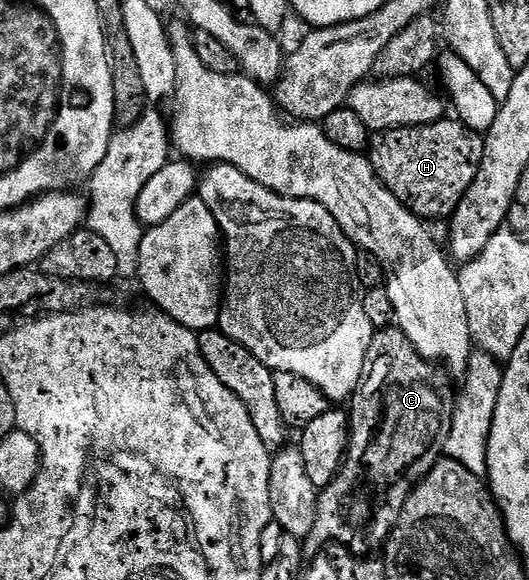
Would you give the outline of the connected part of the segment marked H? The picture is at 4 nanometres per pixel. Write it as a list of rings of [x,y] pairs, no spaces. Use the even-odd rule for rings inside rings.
[[[443,119],[431,125],[417,125],[411,129],[388,129],[378,131],[371,136],[368,146],[370,165],[379,179],[400,199],[400,203],[413,211],[417,217],[427,222],[449,219],[454,216],[460,199],[464,199],[464,191],[472,187],[472,179],[476,179],[476,171],[480,167],[480,159],[486,146],[483,134],[470,129],[460,120]]]

